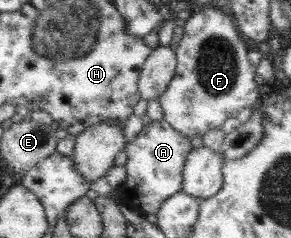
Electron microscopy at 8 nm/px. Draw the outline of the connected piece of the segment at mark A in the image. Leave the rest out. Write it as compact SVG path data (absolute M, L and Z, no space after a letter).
M165 118L145 125L125 147L128 158L125 162L125 186L130 194L124 194L122 200L148 215L156 216L168 198L183 190L183 172L192 149L189 137L176 130Z

